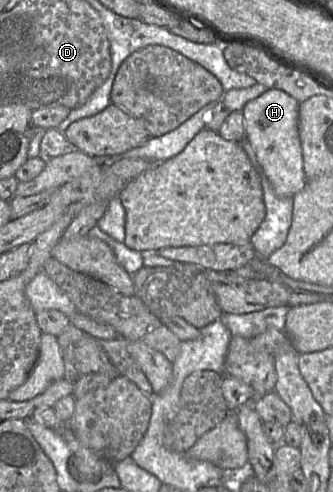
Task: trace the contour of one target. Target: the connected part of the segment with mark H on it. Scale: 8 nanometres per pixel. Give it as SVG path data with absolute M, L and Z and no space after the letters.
M267 89L242 109L245 135L275 193L282 197L293 197L307 183L298 130L298 111L299 102L279 89Z

